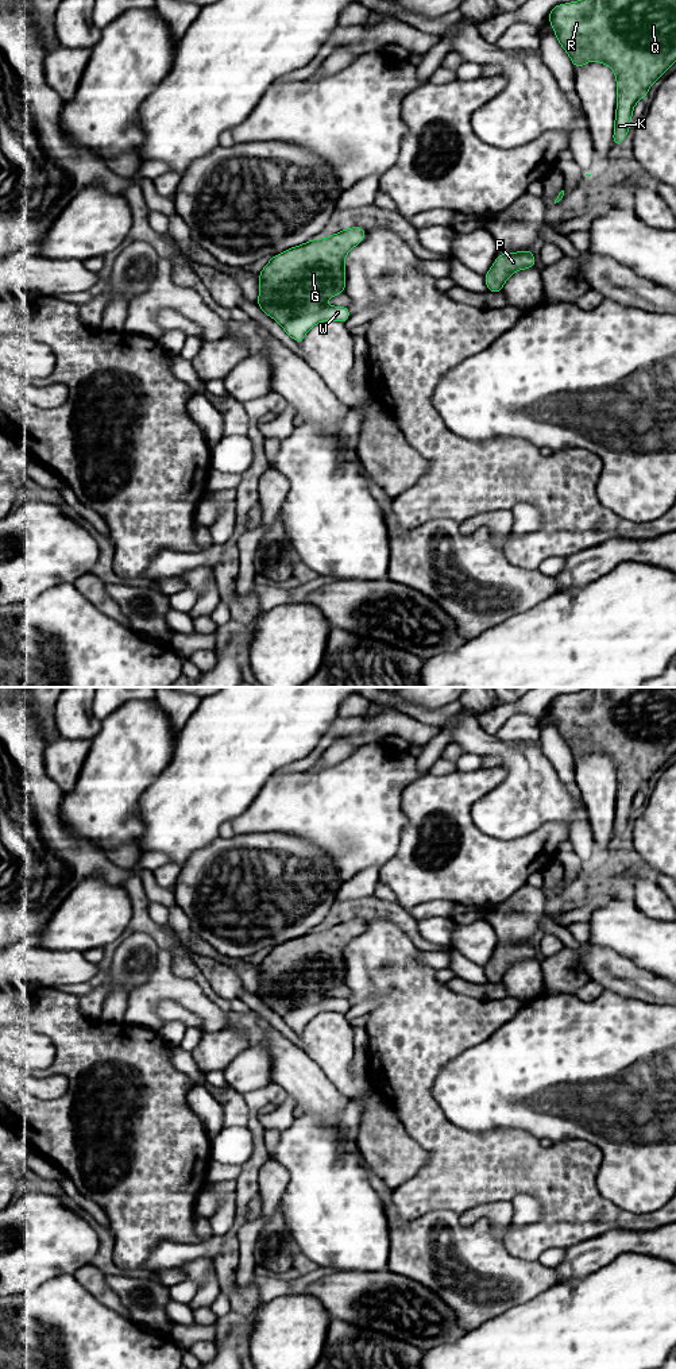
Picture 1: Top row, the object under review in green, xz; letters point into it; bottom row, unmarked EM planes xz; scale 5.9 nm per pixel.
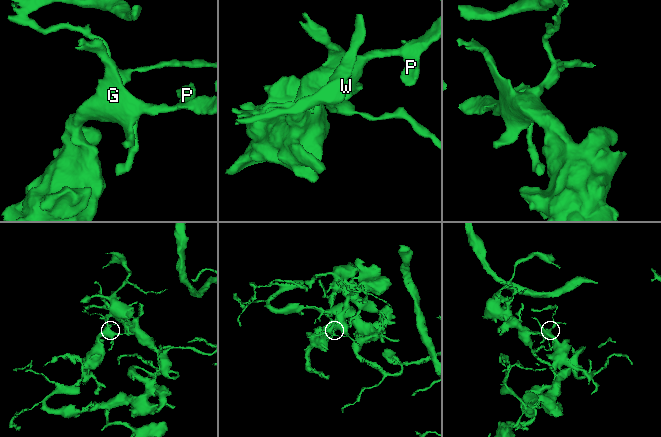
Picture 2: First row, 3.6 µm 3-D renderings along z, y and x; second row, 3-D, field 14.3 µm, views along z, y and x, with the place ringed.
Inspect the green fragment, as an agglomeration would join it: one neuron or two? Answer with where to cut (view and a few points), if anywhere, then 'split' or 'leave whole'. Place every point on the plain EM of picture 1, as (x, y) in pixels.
xz (327, 998), (300, 1001), (282, 1015) | split

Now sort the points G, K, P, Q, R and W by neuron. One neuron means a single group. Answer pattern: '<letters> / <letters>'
G K P Q R / W

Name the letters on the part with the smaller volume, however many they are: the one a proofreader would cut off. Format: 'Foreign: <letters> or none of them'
Foreign: W

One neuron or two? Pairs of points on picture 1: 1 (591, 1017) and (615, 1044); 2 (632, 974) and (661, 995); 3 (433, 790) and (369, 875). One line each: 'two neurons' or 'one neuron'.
1: one neuron
2: one neuron
3: two neurons

